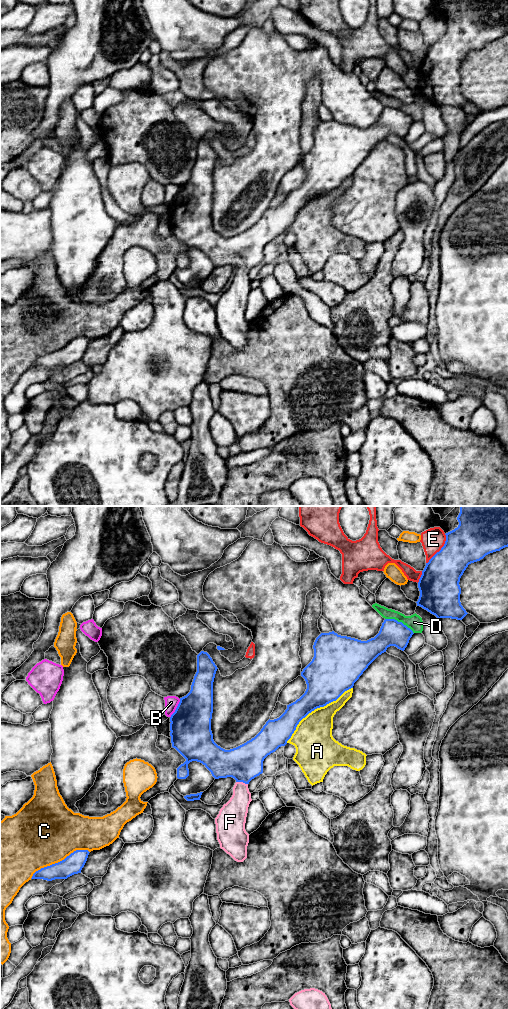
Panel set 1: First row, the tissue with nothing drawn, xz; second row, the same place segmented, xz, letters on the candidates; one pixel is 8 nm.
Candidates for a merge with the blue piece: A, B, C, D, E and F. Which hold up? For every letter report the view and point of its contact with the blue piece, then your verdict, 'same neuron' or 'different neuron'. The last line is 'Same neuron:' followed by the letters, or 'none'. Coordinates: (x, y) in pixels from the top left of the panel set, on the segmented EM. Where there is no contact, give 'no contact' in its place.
A: meets blue in xz at (315, 708); different neuron
B: meets blue in xz at (176, 708); different neuron
C: meets blue in xz at (60, 861); different neuron
D: meets blue in xz at (400, 622); different neuron
E: meets blue in xz at (441, 549); different neuron
F: meets blue in xz at (242, 781); same neuron
Same neuron: F

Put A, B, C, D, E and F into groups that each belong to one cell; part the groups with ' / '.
A / B / C / D / E / F

